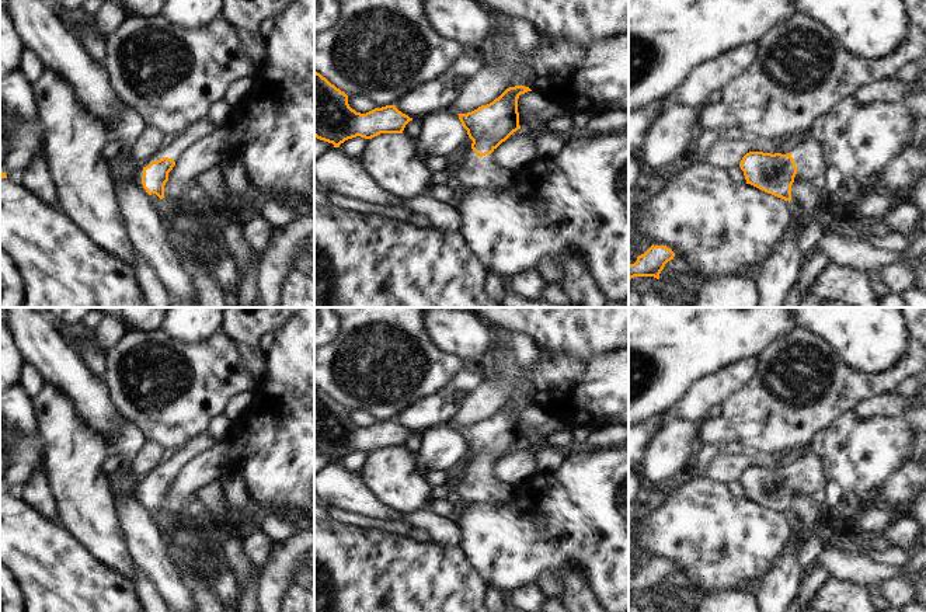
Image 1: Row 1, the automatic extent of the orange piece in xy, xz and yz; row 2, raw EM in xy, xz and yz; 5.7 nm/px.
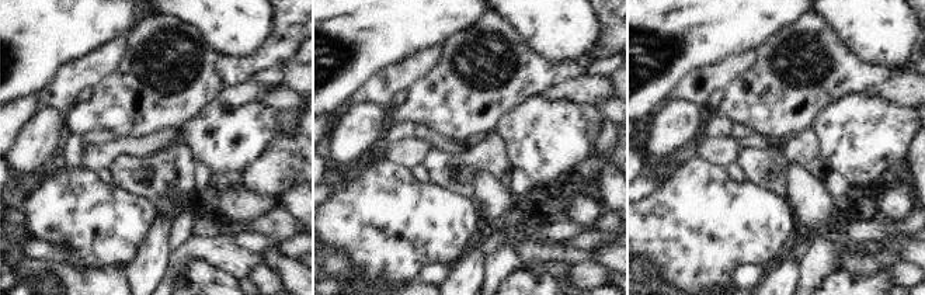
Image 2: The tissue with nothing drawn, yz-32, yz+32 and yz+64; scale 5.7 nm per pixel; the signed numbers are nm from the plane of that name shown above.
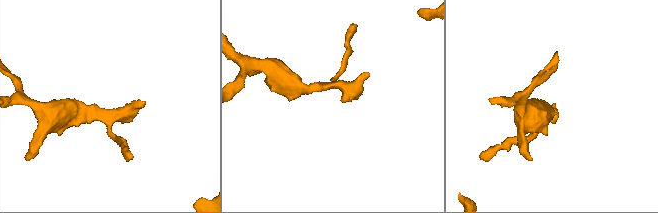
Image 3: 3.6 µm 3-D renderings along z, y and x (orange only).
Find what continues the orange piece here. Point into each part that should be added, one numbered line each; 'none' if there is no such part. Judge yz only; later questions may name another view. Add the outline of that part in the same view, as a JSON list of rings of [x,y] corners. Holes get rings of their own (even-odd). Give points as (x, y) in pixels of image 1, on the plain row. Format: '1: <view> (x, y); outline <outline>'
1: yz (807, 468); outline [[[804,448],[791,460],[791,472],[797,481],[797,490],[818,504],[825,505],[826,480],[822,472],[822,463],[812,448]]]

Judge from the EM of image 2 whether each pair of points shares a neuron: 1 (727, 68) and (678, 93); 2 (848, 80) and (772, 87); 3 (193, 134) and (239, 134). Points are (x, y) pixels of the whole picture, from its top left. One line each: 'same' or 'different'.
1: same
2: same
3: same

